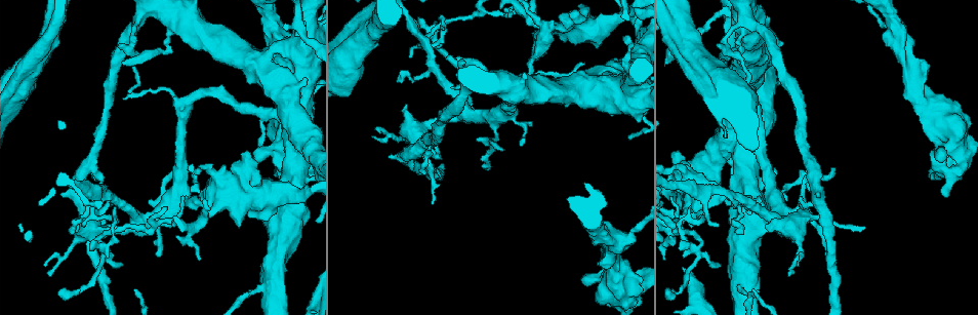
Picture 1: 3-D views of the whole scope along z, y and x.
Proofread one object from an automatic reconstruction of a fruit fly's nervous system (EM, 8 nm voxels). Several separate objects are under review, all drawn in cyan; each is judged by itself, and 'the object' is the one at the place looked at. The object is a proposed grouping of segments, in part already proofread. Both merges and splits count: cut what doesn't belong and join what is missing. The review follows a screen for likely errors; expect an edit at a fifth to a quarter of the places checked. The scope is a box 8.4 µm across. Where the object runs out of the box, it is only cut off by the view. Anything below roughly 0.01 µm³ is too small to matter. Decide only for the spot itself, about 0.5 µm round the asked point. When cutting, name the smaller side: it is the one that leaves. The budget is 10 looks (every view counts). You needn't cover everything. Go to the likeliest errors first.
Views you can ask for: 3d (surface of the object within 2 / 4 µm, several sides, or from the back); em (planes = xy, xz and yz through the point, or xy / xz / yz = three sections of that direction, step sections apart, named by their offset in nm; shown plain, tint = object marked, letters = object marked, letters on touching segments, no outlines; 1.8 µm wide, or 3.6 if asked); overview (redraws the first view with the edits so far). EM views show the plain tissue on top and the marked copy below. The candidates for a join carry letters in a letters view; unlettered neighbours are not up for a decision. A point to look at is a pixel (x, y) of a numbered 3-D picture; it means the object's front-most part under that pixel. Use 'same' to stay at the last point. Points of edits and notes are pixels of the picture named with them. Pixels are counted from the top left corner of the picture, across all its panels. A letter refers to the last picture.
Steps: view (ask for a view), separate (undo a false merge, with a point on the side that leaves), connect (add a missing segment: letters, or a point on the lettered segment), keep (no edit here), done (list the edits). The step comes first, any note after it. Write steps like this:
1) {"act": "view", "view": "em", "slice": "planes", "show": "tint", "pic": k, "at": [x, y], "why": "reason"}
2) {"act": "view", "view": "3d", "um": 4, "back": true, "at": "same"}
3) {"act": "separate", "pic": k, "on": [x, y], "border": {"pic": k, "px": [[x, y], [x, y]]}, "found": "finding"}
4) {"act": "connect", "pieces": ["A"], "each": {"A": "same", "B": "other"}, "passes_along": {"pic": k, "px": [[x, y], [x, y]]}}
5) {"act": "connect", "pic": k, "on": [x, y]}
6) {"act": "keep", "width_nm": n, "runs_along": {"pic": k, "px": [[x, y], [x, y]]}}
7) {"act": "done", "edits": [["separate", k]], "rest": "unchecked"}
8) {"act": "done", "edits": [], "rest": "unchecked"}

{"act": "view", "view": "3d", "um": 2, "back": true, "pic": 1, "at": [219, 208], "why": "calibre changes"}

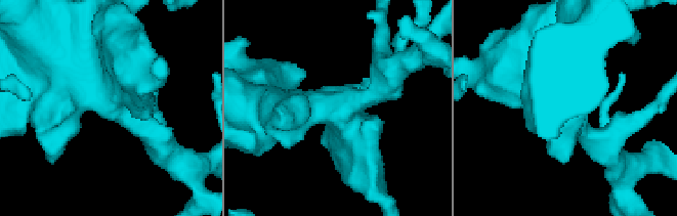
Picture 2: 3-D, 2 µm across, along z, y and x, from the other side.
{"act": "view", "view": "em", "slice": "planes", "show": "letters", "pic": 2, "at": [346, 106]}

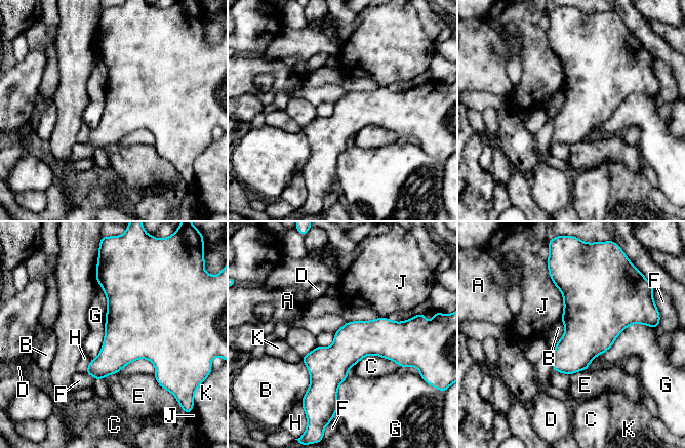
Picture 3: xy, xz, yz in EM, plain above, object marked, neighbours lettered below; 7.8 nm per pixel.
{"act": "keep", "width_nm": 300, "each": {"A": "other", "B": "other", "C": "other", "D": "other", "E": "other", "F": "other", "G": "other", "H": "other", "J": "other", "K": "other"}, "border": {"pic": 3, "px": [[301, 360], [310, 378], [304, 396]]}, "found": "continuous, no second cell"}

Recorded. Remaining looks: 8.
{"act": "view", "view": "em", "slice": "xy", "step": 4, "show": "tint", "pic": 1, "at": [128, 52], "why": "thick turns thin"}

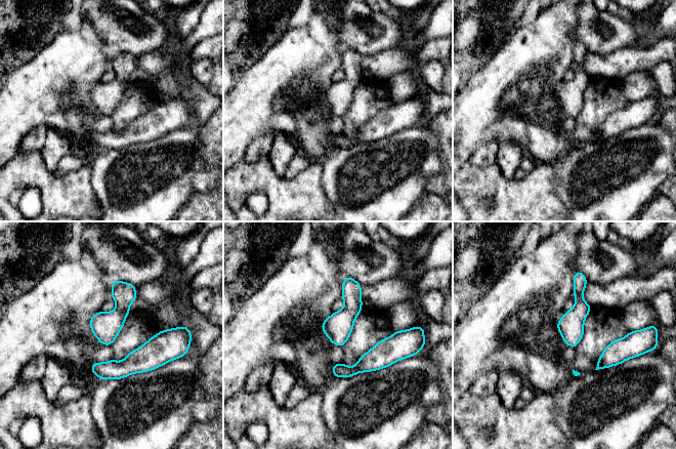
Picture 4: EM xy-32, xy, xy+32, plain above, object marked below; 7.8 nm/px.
{"act": "view", "view": "em", "slice": "xz", "step": 4, "show": "letters", "at": "same", "why": "another direction"}

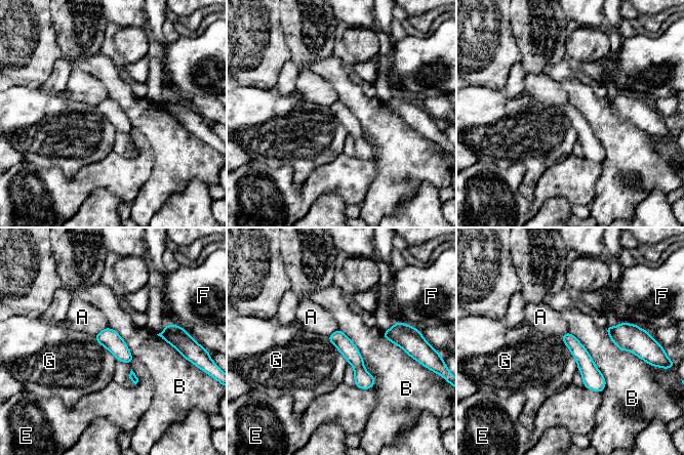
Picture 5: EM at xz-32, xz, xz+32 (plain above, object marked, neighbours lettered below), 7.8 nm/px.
{"act": "keep", "each": {"A": "other", "B": "other", "E": "other", "F": "other", "G": "other"}, "runs_along": {"pic": 5, "px": [[564, 337], [580, 354], [600, 388]]}, "found": "all the same cell"}

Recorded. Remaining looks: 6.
{"act": "view", "view": "3d", "um": 4, "pic": 1, "at": [811, 165], "why": "branch point"}

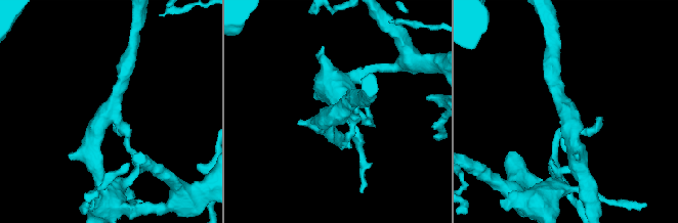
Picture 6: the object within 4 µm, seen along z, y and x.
{"act": "view", "view": "em", "slice": "planes", "show": "letters", "pic": 6, "at": [337, 114], "why": "shape alone is not enough"}

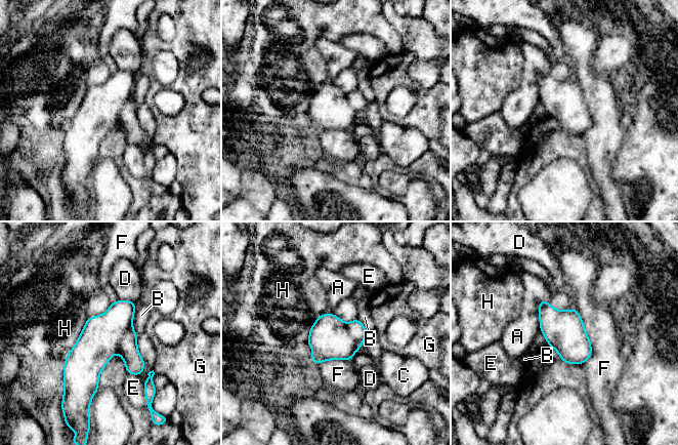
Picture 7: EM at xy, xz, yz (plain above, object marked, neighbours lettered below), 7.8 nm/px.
{"act": "separate", "pic": 7, "on": [134, 364], "each": {"A": "other", "B": "other", "C": "other", "D": "other", "E": "other", "F": "other", "G": "other", "H": "other"}, "border": {"pic": 7, "px": [[131, 325], [122, 337], [118, 353]]}, "found": "a second cell is stuck on"}

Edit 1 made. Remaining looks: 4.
{"act": "view", "view": "overview"}

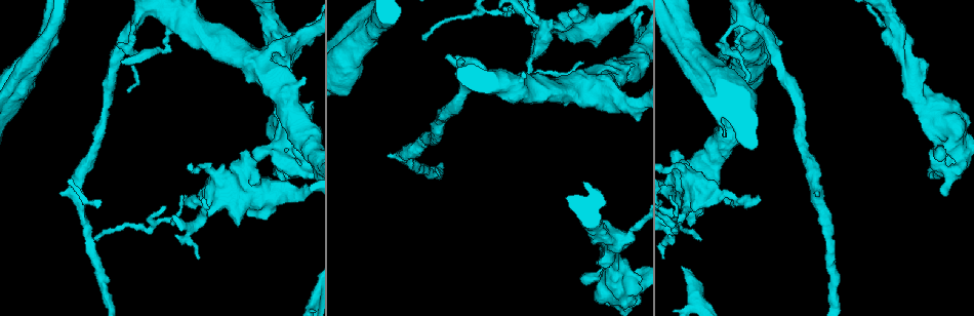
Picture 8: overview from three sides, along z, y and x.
{"act": "view", "view": "em", "slice": "planes", "show": "letters", "pic": 8, "at": [950, 180], "why": "closes a loop"}

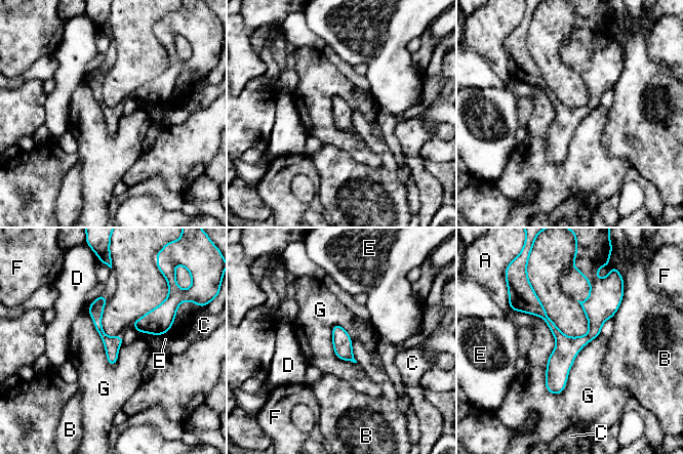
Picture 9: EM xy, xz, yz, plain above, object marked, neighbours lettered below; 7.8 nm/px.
{"act": "keep", "each": {"A": "other", "B": "other", "C": "other", "D": "other", "E": "other", "F": "other", "G": "other"}, "found": "continuous, no second cell"}

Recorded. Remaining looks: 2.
{"act": "done", "edits": [["separate", 7]], "rest": "unchecked"}

